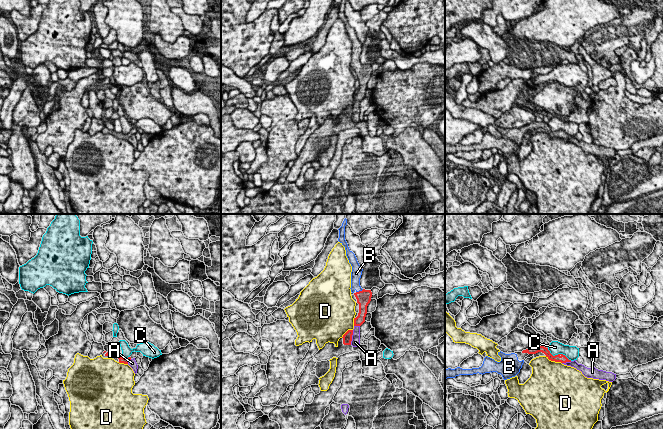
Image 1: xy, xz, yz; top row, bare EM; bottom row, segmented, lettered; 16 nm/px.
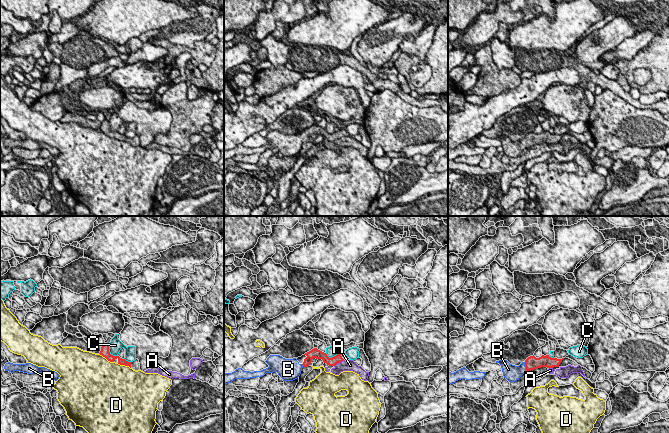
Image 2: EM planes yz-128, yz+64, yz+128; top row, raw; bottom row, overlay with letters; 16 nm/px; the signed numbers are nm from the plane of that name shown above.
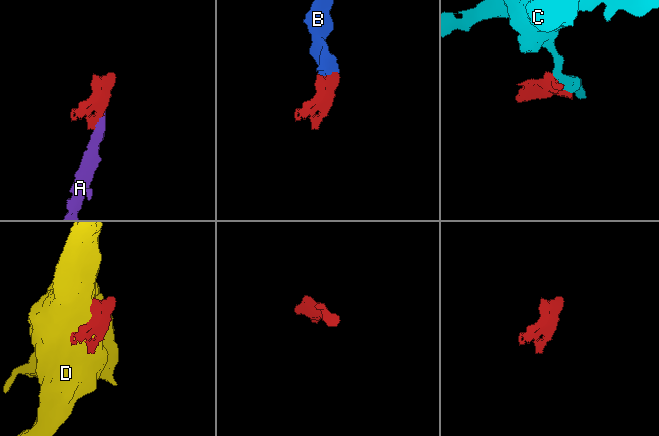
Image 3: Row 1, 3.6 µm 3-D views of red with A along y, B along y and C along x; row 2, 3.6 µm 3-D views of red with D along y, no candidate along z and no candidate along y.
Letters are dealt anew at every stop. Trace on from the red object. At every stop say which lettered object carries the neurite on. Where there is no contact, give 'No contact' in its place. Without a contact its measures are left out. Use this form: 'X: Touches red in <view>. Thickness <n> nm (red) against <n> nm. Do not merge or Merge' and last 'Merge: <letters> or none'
A: Touches red in xz. Thickness 160 nm (red) against 140 nm. Do not merge
B: Touches red in xz. Thickness 240 nm (red) against 160 nm. Merge
C: Touches red in yz. Thickness 130 nm (red) against 220 nm. Do not merge
D: Touches red in yz. Thickness 130 nm (red) against 480 nm. Do not merge
Merge: B

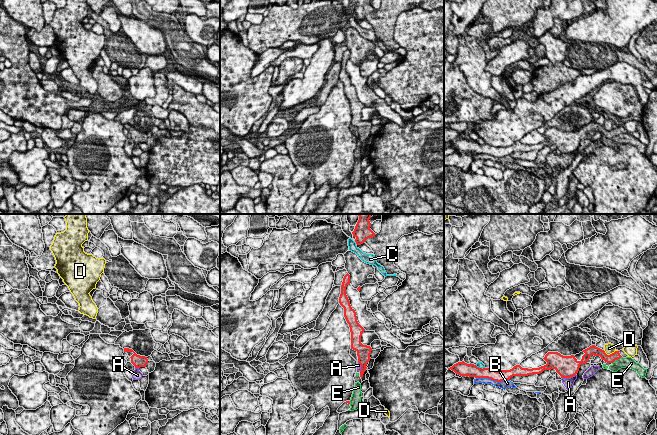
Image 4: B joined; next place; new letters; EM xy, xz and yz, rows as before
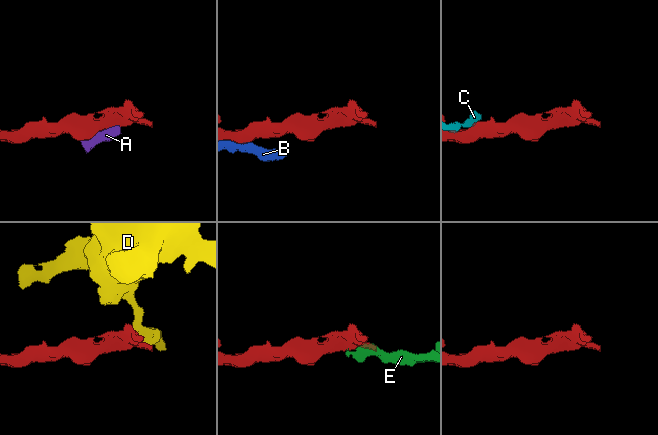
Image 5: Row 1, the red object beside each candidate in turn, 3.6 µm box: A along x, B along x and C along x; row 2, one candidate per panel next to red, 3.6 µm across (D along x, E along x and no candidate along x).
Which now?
A: Touches red in yz. Thickness 360 nm (red) against 160 nm. Do not merge
B: Touches red in yz. Thickness 170 nm (red) against 130 nm. Do not merge
C: Touches red in yz. Thickness 220 nm (red) against 90 nm. Do not merge
D: Touches red in yz. Thickness 140 nm (red) against 170 nm. Do not merge
E: Touches red in yz. Thickness 140 nm (red) against 180 nm. Do not merge
Merge: none

